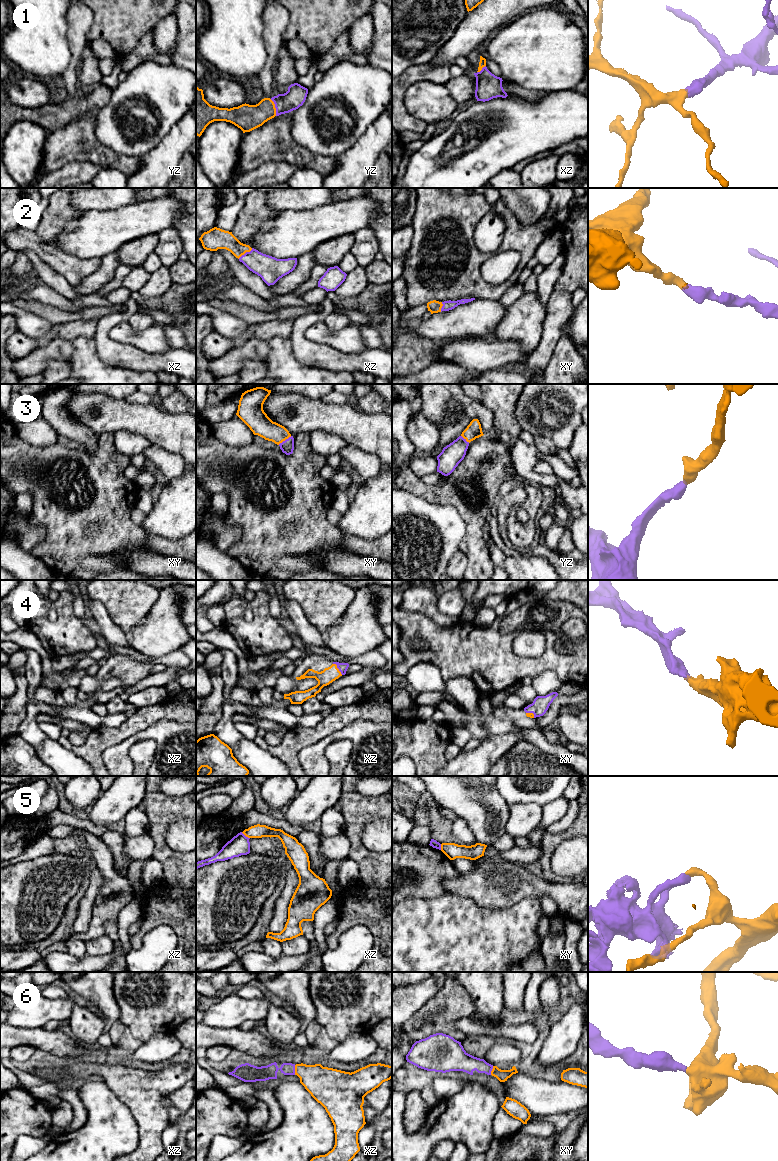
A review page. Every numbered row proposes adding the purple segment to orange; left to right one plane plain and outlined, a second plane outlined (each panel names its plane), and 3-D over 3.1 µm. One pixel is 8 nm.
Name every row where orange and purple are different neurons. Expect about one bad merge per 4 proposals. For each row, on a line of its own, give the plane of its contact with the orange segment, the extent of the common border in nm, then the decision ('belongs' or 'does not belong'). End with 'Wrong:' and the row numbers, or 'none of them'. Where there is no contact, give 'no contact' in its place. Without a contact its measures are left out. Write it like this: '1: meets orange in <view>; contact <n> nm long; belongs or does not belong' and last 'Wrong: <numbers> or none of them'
1: meets orange in yz; contact 140 nm long; belongs
2: meets orange in xz; contact 150 nm long; belongs
3: meets orange in xy; contact 130 nm long; belongs
4: meets orange in xz; contact 120 nm long; belongs
5: meets orange in xz; contact 90 nm long; does not belong
6: meets orange in xz; contact 80 nm long; belongs
Wrong: 5

